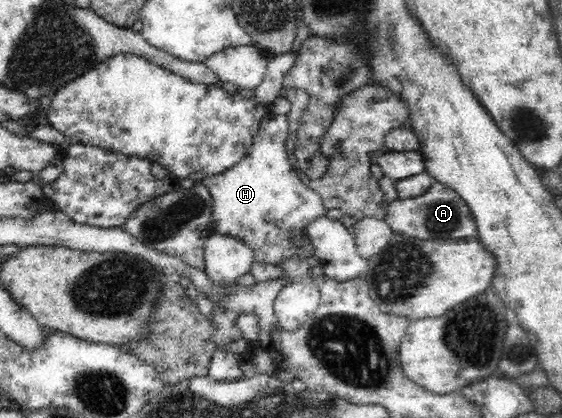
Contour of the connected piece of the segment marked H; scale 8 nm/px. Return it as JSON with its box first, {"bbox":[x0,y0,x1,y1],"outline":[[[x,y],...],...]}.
{"bbox":[199,111,327,266],"outline":[[[271,111],[261,120],[257,135],[249,153],[241,158],[237,165],[219,173],[205,177],[199,183],[206,185],[213,199],[212,221],[214,230],[221,236],[242,240],[254,251],[254,259],[259,264],[273,264],[279,266],[285,259],[313,260],[315,248],[305,234],[306,229],[316,217],[325,216],[327,209],[322,198],[307,184],[302,182],[300,174],[288,161],[286,139],[290,134],[290,125],[286,115],[277,115]]]}

